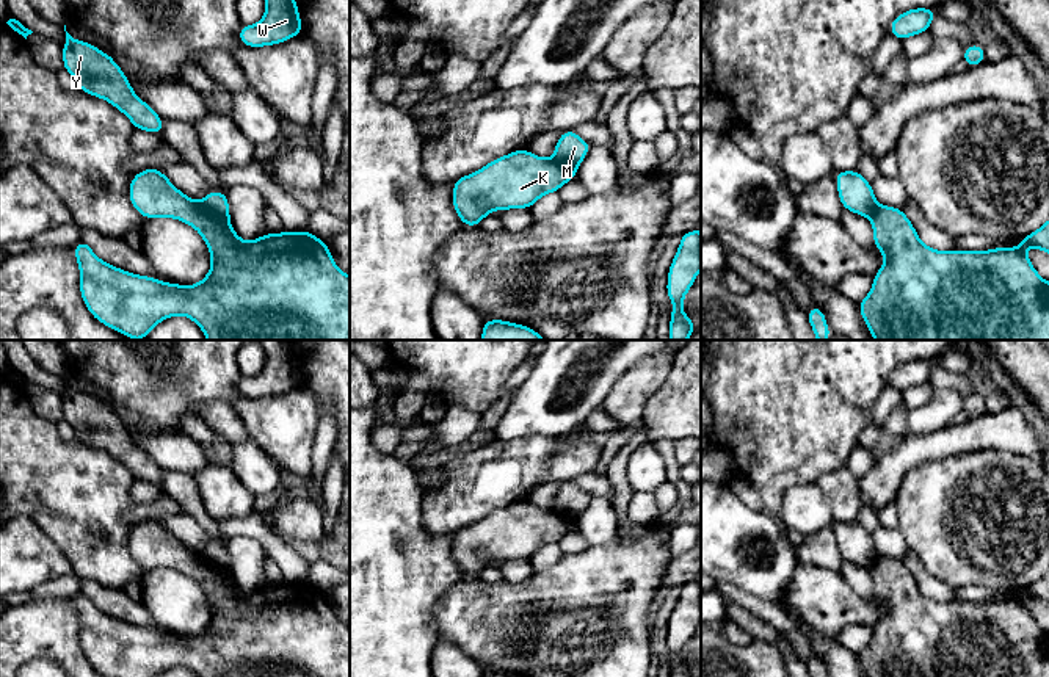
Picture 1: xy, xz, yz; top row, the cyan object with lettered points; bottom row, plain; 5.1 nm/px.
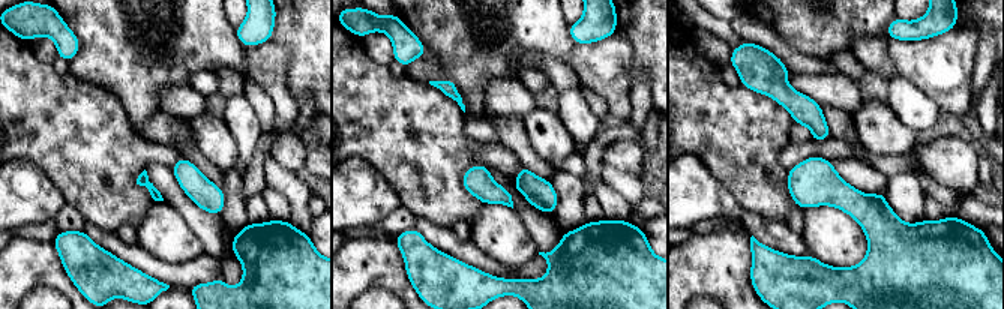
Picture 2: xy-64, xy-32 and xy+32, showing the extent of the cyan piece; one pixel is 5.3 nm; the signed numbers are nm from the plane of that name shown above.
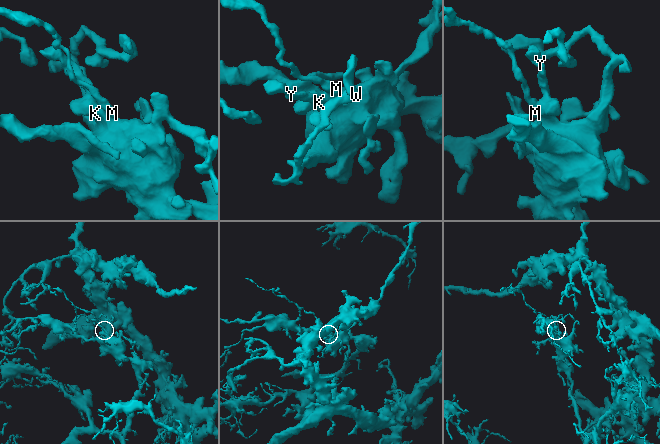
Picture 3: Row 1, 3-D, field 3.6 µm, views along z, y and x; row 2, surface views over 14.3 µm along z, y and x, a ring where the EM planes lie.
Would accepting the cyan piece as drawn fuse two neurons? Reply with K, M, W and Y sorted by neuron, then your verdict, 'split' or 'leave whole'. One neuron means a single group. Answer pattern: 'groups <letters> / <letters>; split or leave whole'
groups K W Y / M; split

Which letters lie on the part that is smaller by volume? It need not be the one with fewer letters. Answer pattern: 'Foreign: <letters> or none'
Foreign: M

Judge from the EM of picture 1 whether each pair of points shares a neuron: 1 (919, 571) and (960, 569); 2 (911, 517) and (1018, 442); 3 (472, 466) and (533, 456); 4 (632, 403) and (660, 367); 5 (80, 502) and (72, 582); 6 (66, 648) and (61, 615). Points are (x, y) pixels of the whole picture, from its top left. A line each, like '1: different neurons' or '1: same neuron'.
1: different neurons
2: different neurons
3: same neuron
4: same neuron
5: different neurons
6: same neuron

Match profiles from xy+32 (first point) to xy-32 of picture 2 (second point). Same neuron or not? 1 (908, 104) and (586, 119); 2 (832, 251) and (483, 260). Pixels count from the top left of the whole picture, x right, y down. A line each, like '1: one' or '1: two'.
1: one
2: two

